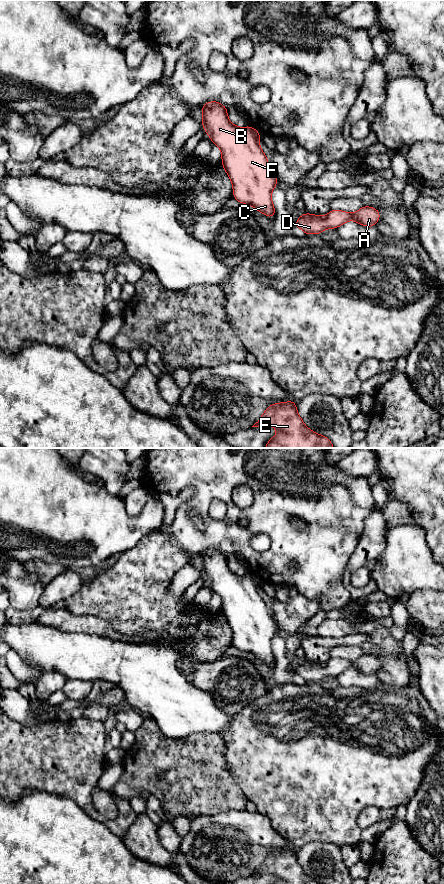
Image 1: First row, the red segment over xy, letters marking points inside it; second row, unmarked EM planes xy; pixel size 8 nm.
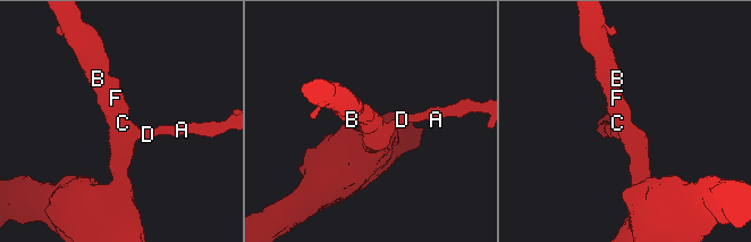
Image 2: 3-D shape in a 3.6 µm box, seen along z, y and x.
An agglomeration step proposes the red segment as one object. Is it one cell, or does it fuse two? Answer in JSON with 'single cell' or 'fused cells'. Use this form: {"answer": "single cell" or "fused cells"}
{"answer": "single cell"}

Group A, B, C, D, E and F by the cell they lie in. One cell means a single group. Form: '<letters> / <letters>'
A B C D E F

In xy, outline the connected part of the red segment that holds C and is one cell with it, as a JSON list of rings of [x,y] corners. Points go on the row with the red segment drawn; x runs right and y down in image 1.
[[[217,101],[207,102],[202,110],[202,126],[213,144],[222,152],[222,166],[233,185],[233,197],[240,203],[252,205],[267,217],[275,216],[271,200],[273,188],[278,184],[274,171],[260,148],[260,134],[250,125],[244,128],[233,125],[227,115],[227,107]]]

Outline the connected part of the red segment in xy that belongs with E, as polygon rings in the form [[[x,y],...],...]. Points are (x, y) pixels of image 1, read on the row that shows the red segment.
[[[294,401],[270,405],[252,427],[262,425],[278,430],[265,448],[334,448],[327,437],[306,427],[297,413]]]

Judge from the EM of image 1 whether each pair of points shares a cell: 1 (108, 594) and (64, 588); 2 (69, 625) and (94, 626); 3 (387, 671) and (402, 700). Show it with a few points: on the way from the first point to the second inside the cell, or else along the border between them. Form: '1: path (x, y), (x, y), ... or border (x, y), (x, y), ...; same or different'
1: border (84, 581), (74, 593), (65, 599); different
2: path (75, 625), (88, 625); same
3: border (382, 684), (409, 685); different

